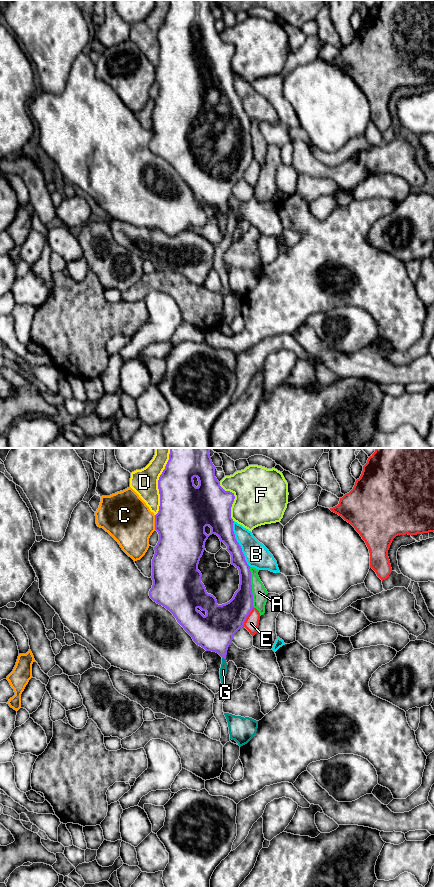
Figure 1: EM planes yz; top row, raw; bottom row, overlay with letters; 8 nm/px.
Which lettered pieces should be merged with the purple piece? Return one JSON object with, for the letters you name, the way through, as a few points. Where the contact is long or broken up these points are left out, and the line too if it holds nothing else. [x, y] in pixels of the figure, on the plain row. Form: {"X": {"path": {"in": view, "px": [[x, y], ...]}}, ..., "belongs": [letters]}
{"G": {"path": {"in": "yz", "px": [[214, 184], [224, 210], [223, 222]]}}, "belongs": ["G"]}

